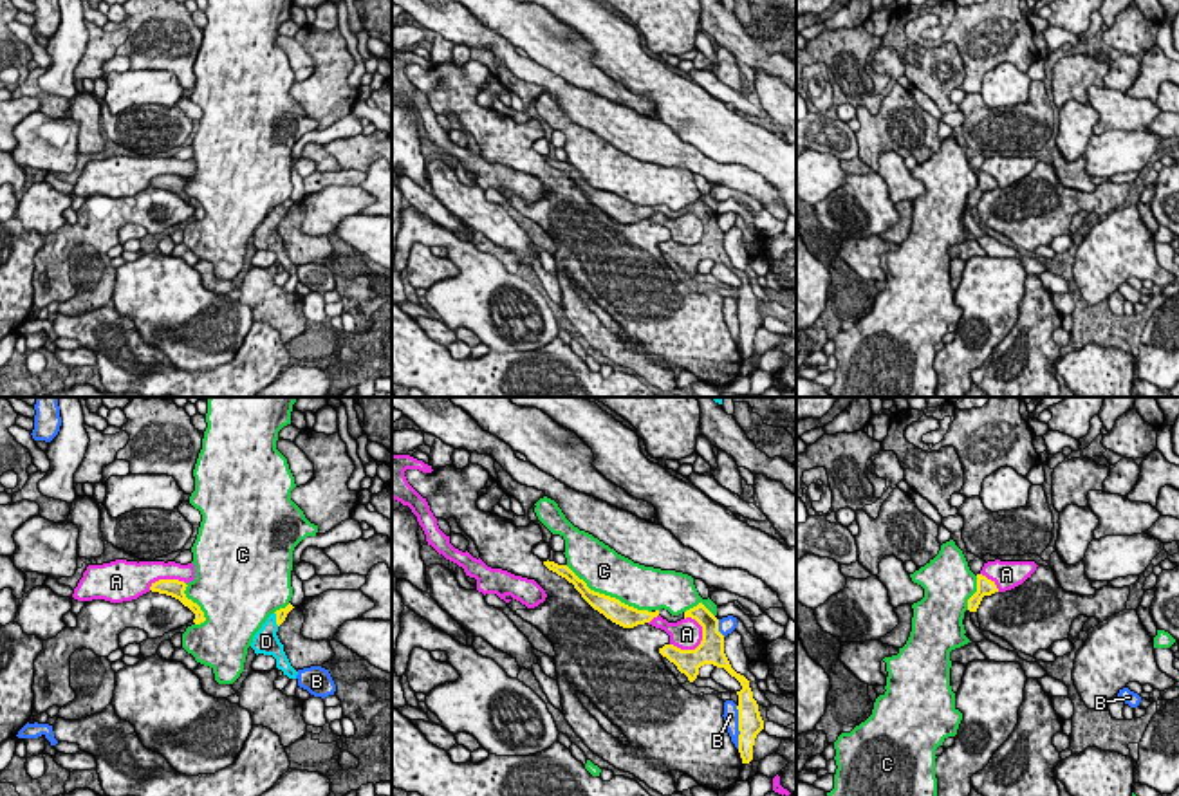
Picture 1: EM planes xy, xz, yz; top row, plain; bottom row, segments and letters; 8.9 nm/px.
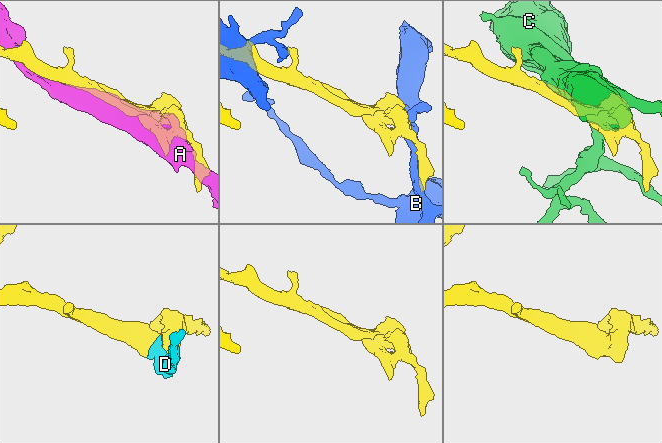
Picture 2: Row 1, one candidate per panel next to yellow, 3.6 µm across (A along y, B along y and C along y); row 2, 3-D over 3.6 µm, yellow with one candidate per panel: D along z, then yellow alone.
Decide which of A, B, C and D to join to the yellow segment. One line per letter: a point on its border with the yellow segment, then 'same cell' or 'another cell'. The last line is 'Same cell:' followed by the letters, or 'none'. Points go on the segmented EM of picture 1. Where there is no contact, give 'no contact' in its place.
A: contact xz (692, 650); another cell
B: contact xz (739, 728); another cell
C: contact xz (609, 596); another cell
D: contact xy (277, 620); same cell
Same cell: D

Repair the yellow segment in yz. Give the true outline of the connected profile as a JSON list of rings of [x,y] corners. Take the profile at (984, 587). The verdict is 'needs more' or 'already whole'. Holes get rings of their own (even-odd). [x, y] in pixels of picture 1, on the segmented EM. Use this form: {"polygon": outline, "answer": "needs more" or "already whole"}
{"polygon": [[[977,574],[977,592],[968,599],[968,610],[977,612],[984,596],[998,592],[995,581],[988,579],[982,574]]], "answer": "already whole"}

